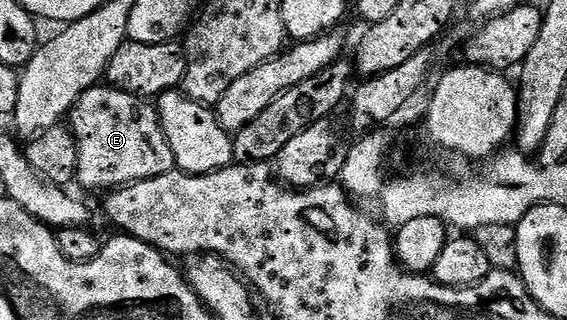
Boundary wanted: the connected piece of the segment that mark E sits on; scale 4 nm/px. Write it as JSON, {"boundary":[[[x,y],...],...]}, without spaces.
{"boundary":[[[98,83],[73,104],[73,112],[67,118],[68,128],[77,141],[76,184],[85,189],[105,189],[112,191],[136,181],[155,179],[177,169],[177,160],[167,143],[167,135],[161,126],[156,108],[146,98],[136,97],[122,89],[114,89],[105,83]]]}

